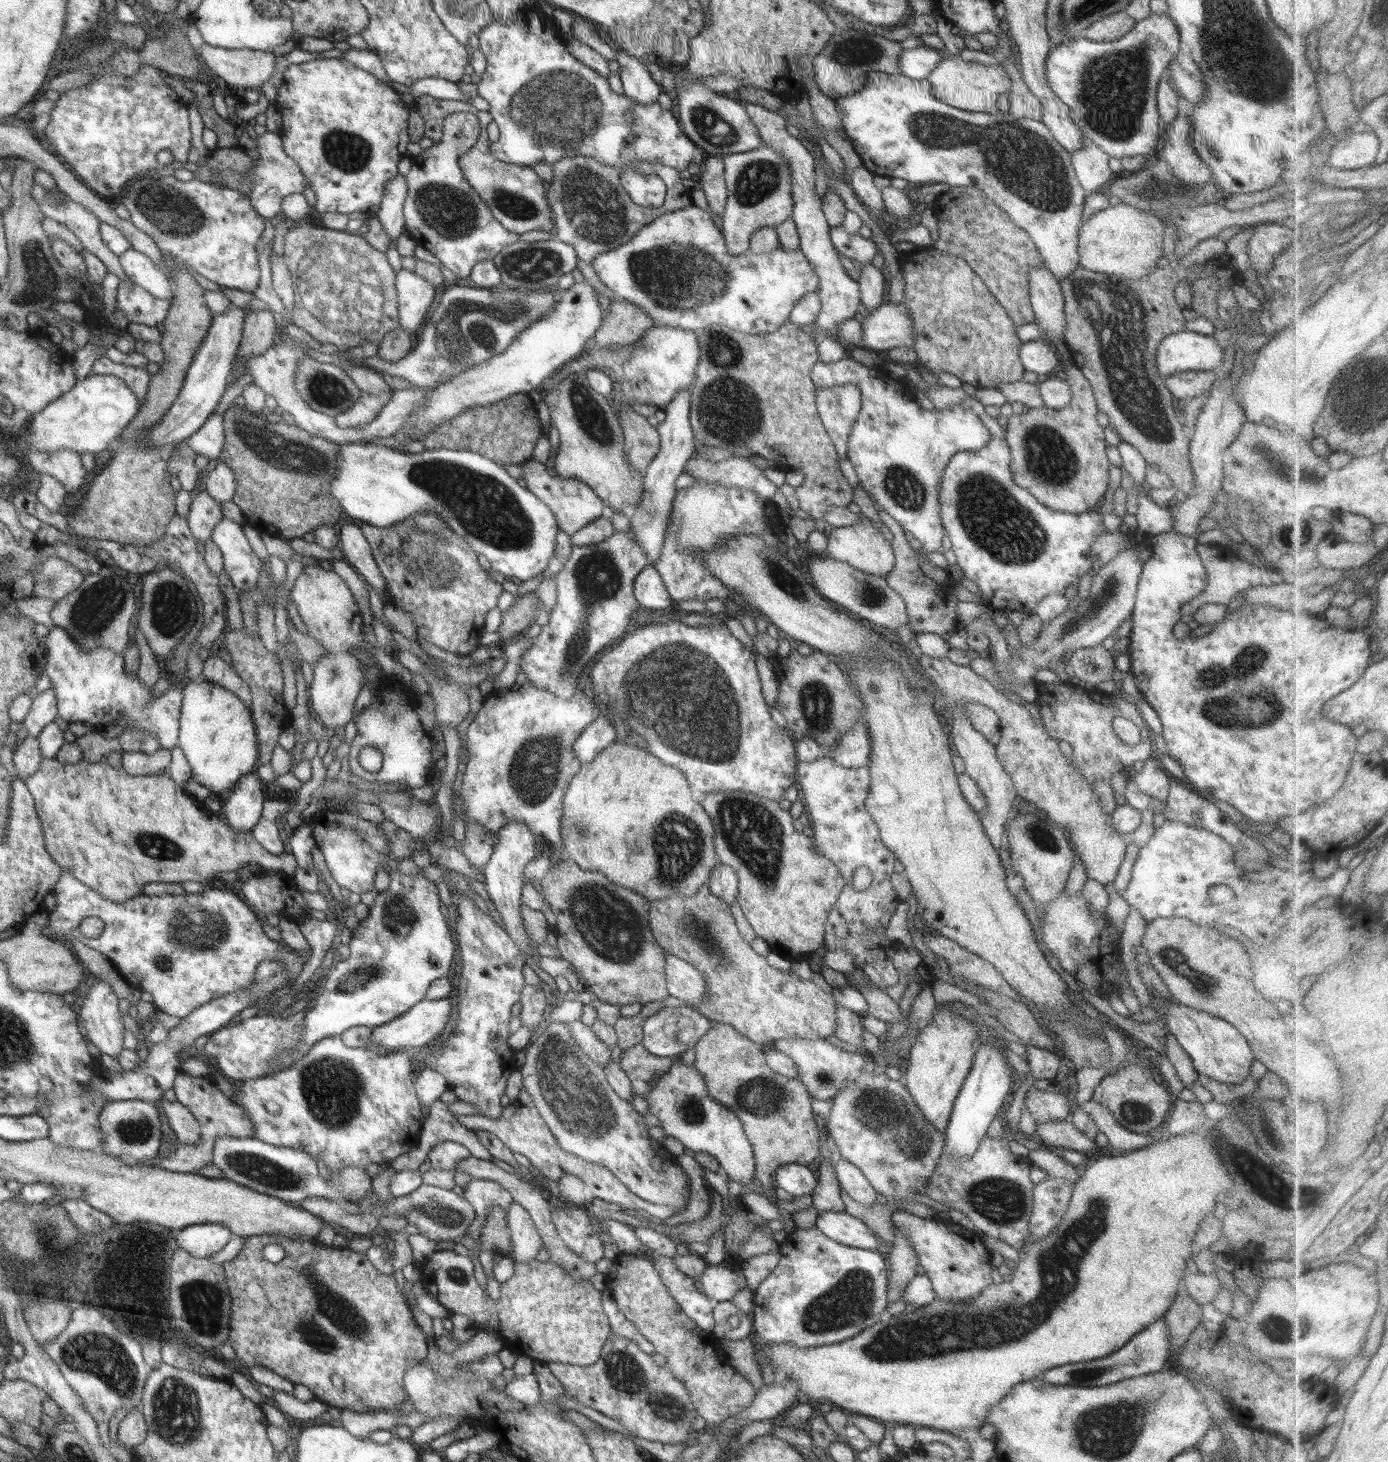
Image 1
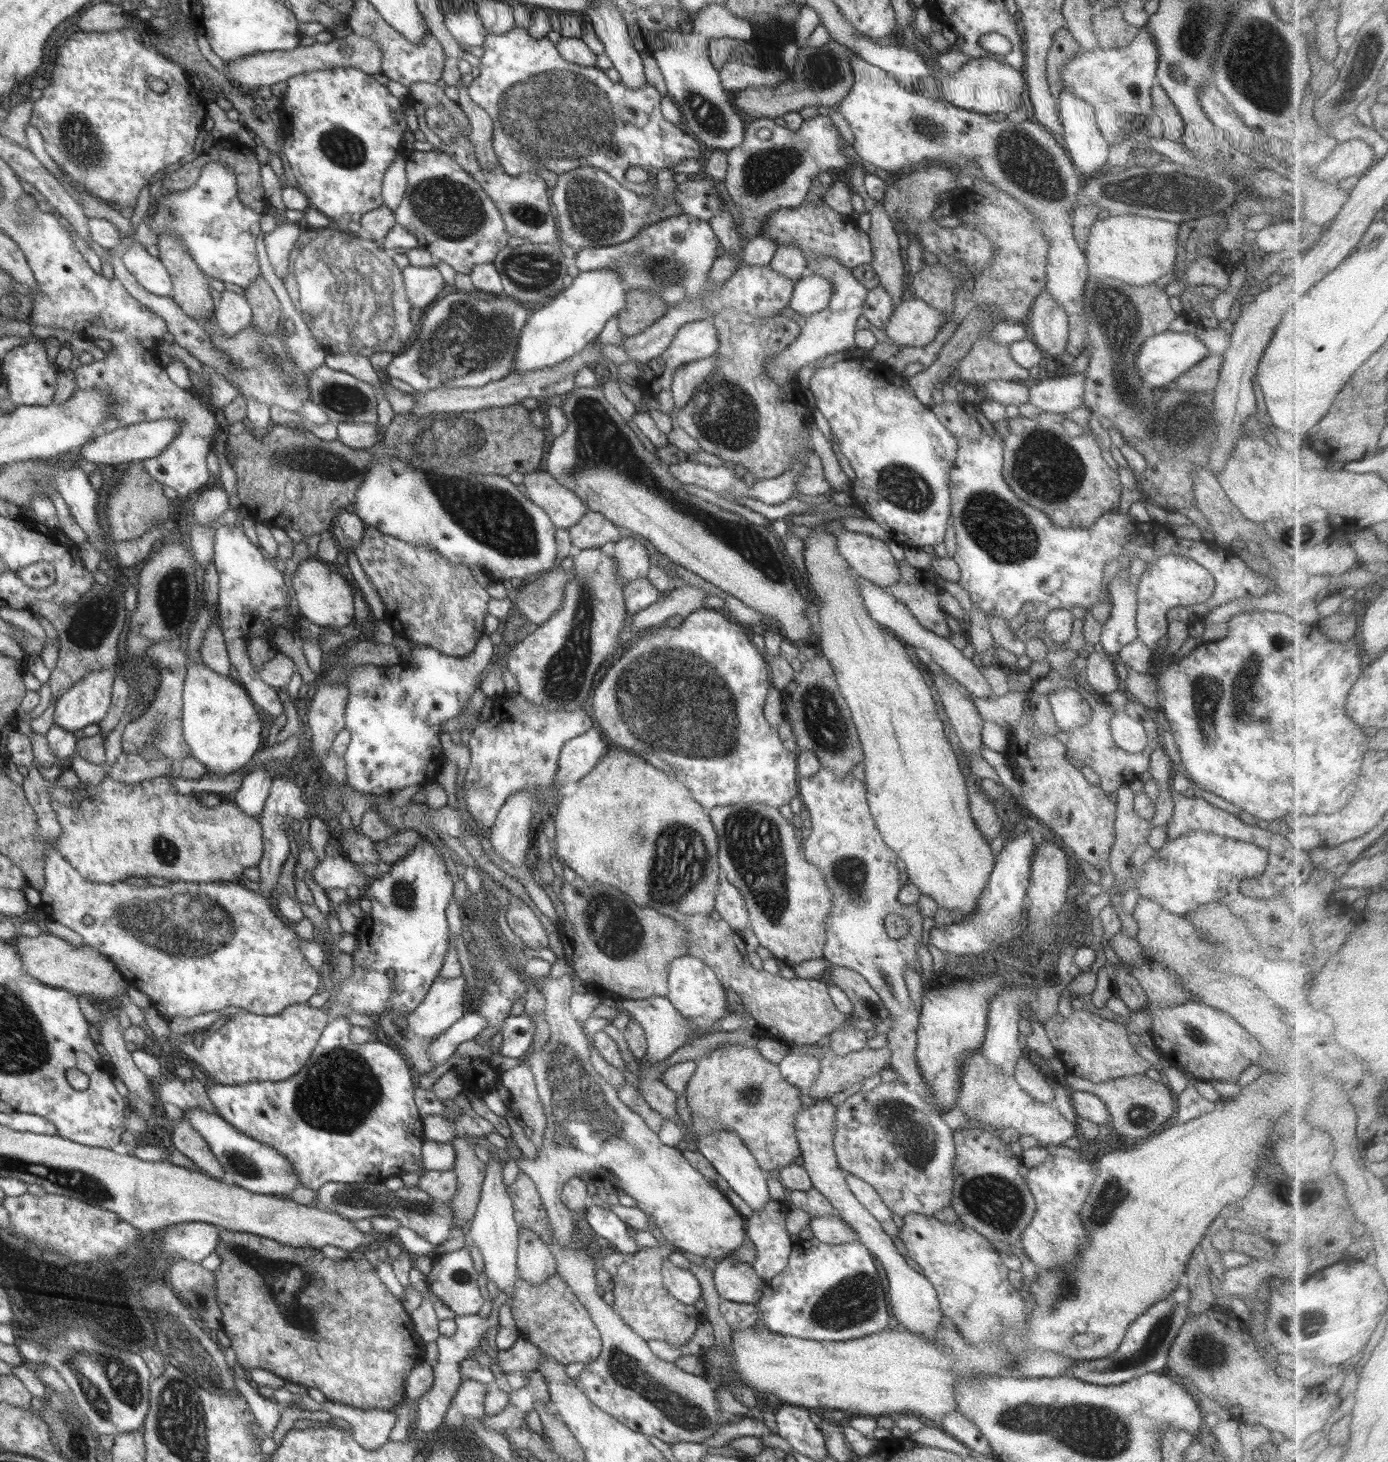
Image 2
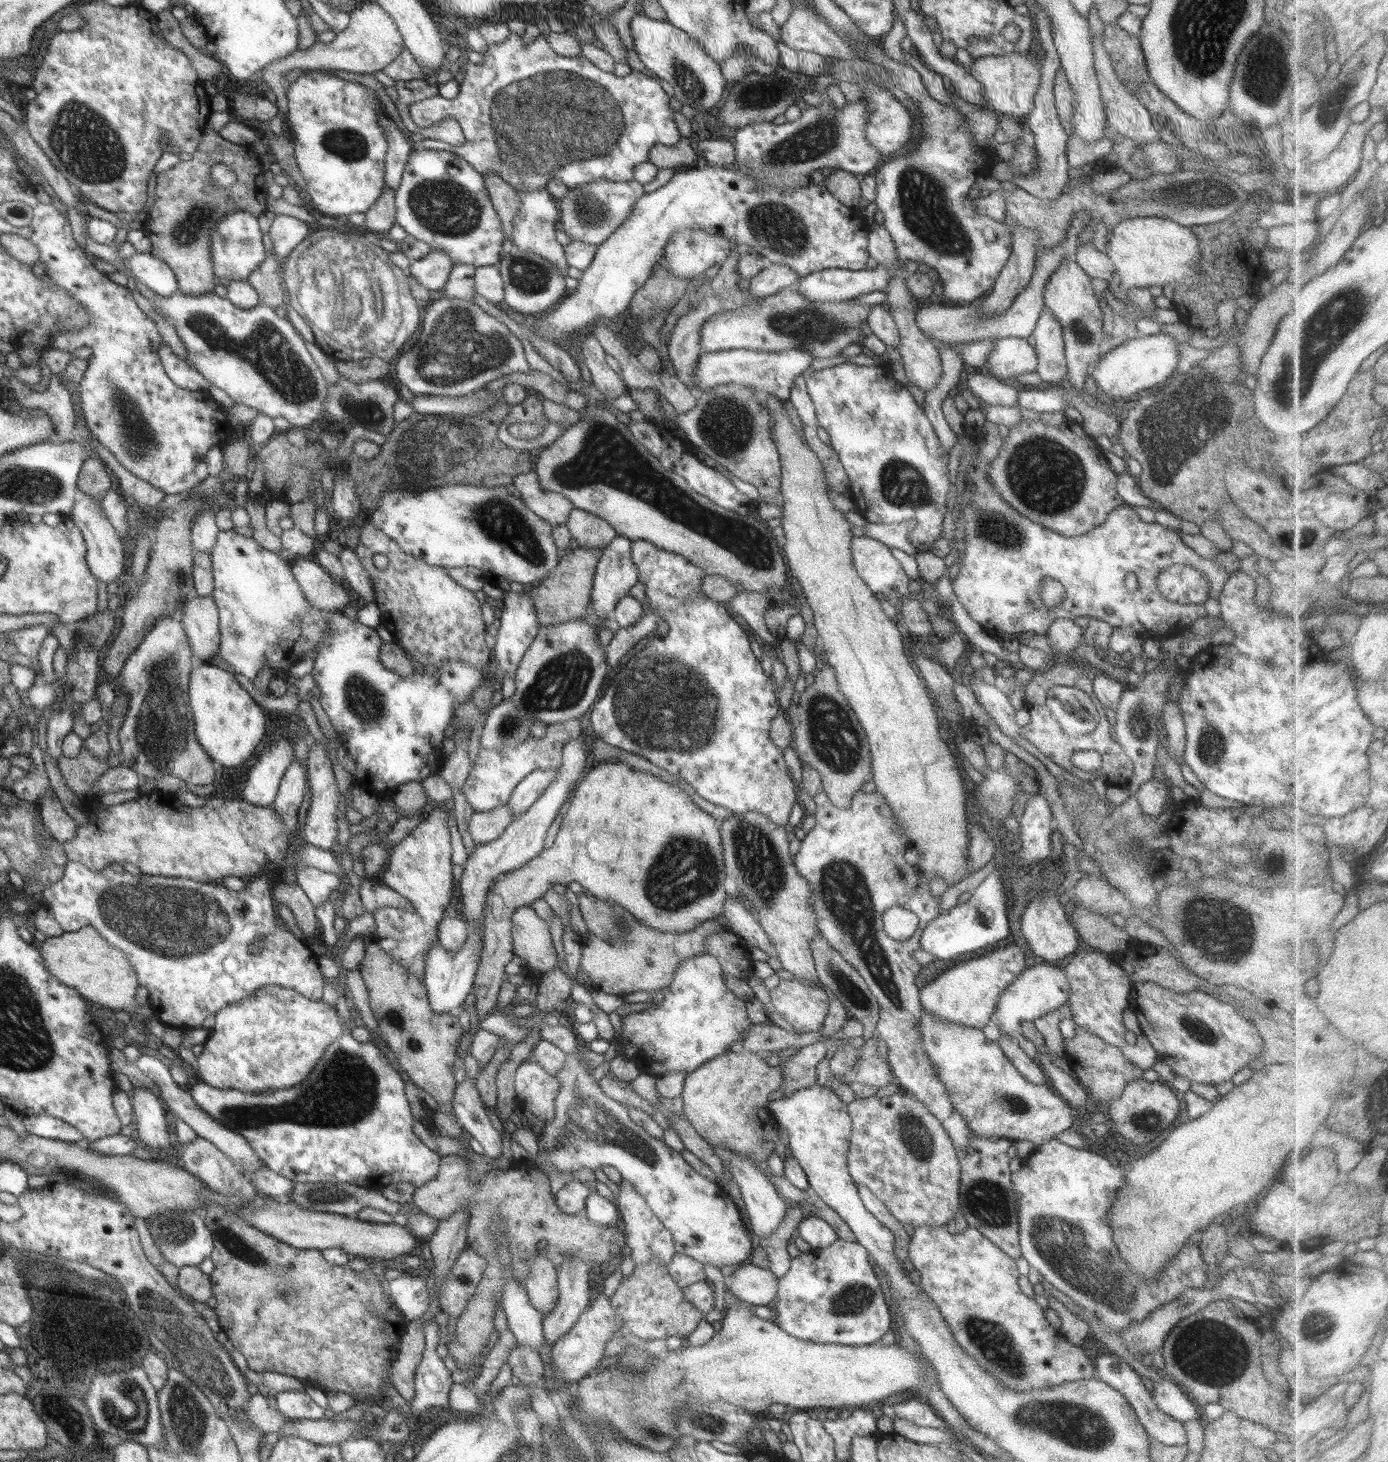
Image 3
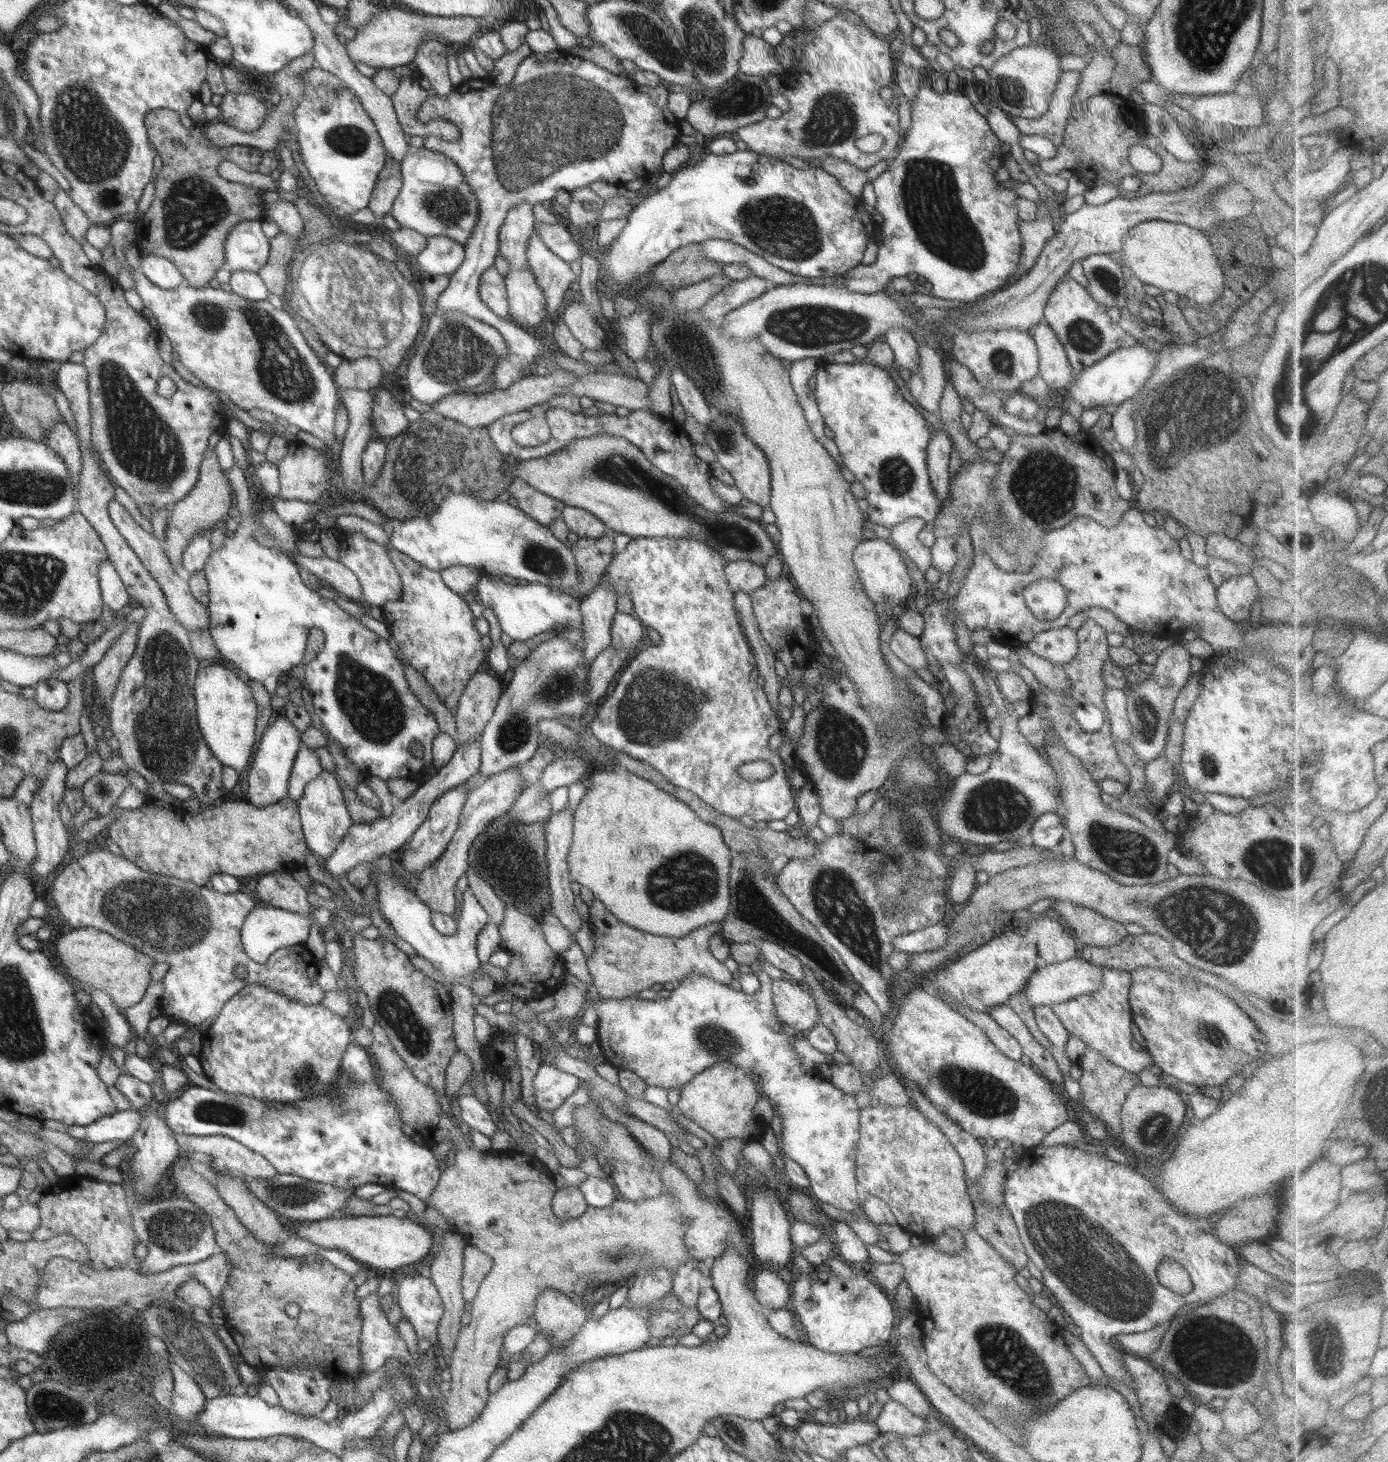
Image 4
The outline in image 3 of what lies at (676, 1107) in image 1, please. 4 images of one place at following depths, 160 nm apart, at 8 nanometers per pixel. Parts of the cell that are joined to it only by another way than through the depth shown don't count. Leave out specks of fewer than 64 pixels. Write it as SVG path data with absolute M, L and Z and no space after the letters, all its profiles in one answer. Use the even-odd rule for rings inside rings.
M740 1155L727 1160L727 1158L719 1158L734 1175L733 1181L738 1184L741 1195L744 1200L744 1206L746 1206L746 1212L748 1212L748 1218L750 1218L750 1230L756 1238L765 1238L773 1232L777 1231L781 1221L786 1216L788 1206L790 1205L783 1197L778 1194L772 1182L754 1163L754 1159Z

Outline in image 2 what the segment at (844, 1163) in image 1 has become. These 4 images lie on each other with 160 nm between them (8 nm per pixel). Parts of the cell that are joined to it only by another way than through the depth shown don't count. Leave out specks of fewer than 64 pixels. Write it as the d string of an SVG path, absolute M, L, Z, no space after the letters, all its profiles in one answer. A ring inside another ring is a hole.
M845 1172L846 1184L854 1196L868 1209L868 1212L882 1225L884 1232L899 1236L899 1228L892 1220L892 1211L883 1203L881 1196L872 1186L856 1175Z

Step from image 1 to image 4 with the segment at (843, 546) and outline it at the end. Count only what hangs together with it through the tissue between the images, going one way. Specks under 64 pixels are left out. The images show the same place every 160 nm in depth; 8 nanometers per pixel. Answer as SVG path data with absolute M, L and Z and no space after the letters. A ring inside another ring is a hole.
M862 539L854 549L852 558L863 589L875 604L885 604L887 610L887 622L884 622L884 634L892 636L896 626L891 619L892 608L898 604L905 603L915 595L914 580L908 571L904 560L900 557L899 550L889 540L884 539Z

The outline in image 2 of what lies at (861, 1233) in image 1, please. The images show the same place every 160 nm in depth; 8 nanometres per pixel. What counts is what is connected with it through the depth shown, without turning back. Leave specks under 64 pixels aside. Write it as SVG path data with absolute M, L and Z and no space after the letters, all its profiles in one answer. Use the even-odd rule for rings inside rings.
M838 1216L811 1217L810 1230L820 1242L841 1245L857 1240L856 1231Z

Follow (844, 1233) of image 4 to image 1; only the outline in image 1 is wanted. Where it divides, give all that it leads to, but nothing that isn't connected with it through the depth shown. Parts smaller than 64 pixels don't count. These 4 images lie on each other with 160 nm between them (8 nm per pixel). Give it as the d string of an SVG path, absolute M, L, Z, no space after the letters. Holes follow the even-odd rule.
M796 1225L796 1231L779 1245L779 1249L780 1262L753 1293L755 1308L751 1315L753 1336L757 1340L801 1349L826 1346L848 1340L887 1316L887 1282L890 1270L884 1250L846 1247L822 1234L815 1225L808 1229Z

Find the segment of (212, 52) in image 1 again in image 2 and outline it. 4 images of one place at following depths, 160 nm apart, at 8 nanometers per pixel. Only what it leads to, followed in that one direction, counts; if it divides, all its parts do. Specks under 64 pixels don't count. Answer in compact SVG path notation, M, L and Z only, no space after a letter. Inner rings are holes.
M352 33L348 34L346 38L334 37L326 43L316 41L310 46L299 46L299 48L289 51L258 53L224 63L228 65L230 74L235 80L235 85L244 92L252 93L259 86L279 89L289 78L313 70L330 70L342 66L352 67L372 75L382 71L382 62L383 50L379 48L379 43L374 39Z

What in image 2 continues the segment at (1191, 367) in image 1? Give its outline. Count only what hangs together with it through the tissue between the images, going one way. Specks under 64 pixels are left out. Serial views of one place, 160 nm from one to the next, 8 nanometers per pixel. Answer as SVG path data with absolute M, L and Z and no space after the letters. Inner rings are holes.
M1168 330L1148 337L1139 346L1135 367L1138 369L1143 384L1148 384L1150 388L1152 386L1154 388L1171 387L1175 379L1208 354L1210 354L1208 347L1194 333L1179 333Z

